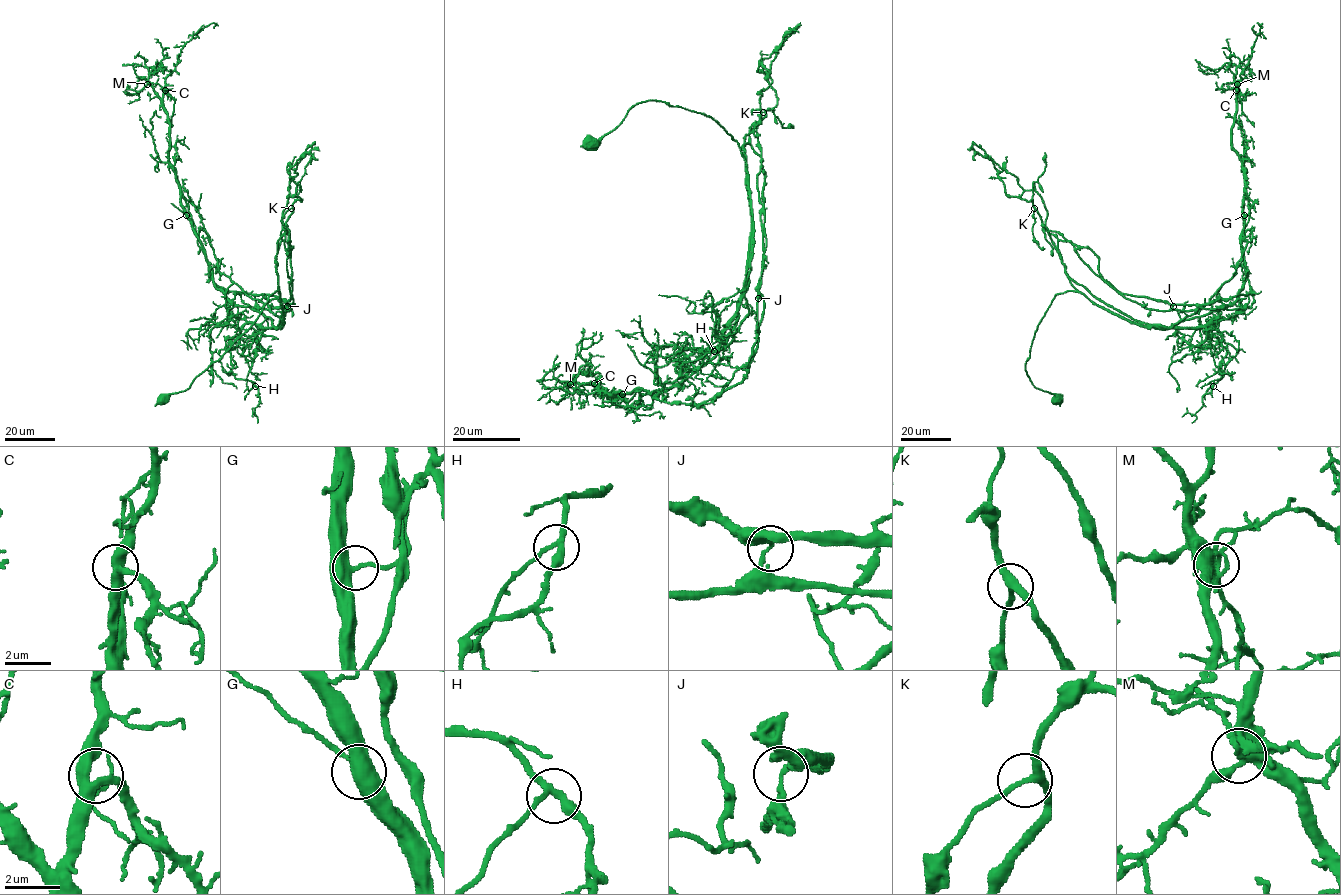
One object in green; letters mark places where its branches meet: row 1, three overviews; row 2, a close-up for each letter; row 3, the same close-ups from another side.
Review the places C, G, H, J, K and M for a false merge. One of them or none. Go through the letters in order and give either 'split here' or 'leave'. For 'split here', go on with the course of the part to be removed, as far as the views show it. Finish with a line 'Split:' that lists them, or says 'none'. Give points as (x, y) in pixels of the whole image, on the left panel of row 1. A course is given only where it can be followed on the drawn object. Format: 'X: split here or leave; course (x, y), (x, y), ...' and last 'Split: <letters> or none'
C: leave
G: leave
H: leave
J: split here; course (287, 306), (290, 241), (275, 259), (277, 327), (270, 308), (219, 271), (183, 187)
K: leave
M: leave
Split: J

